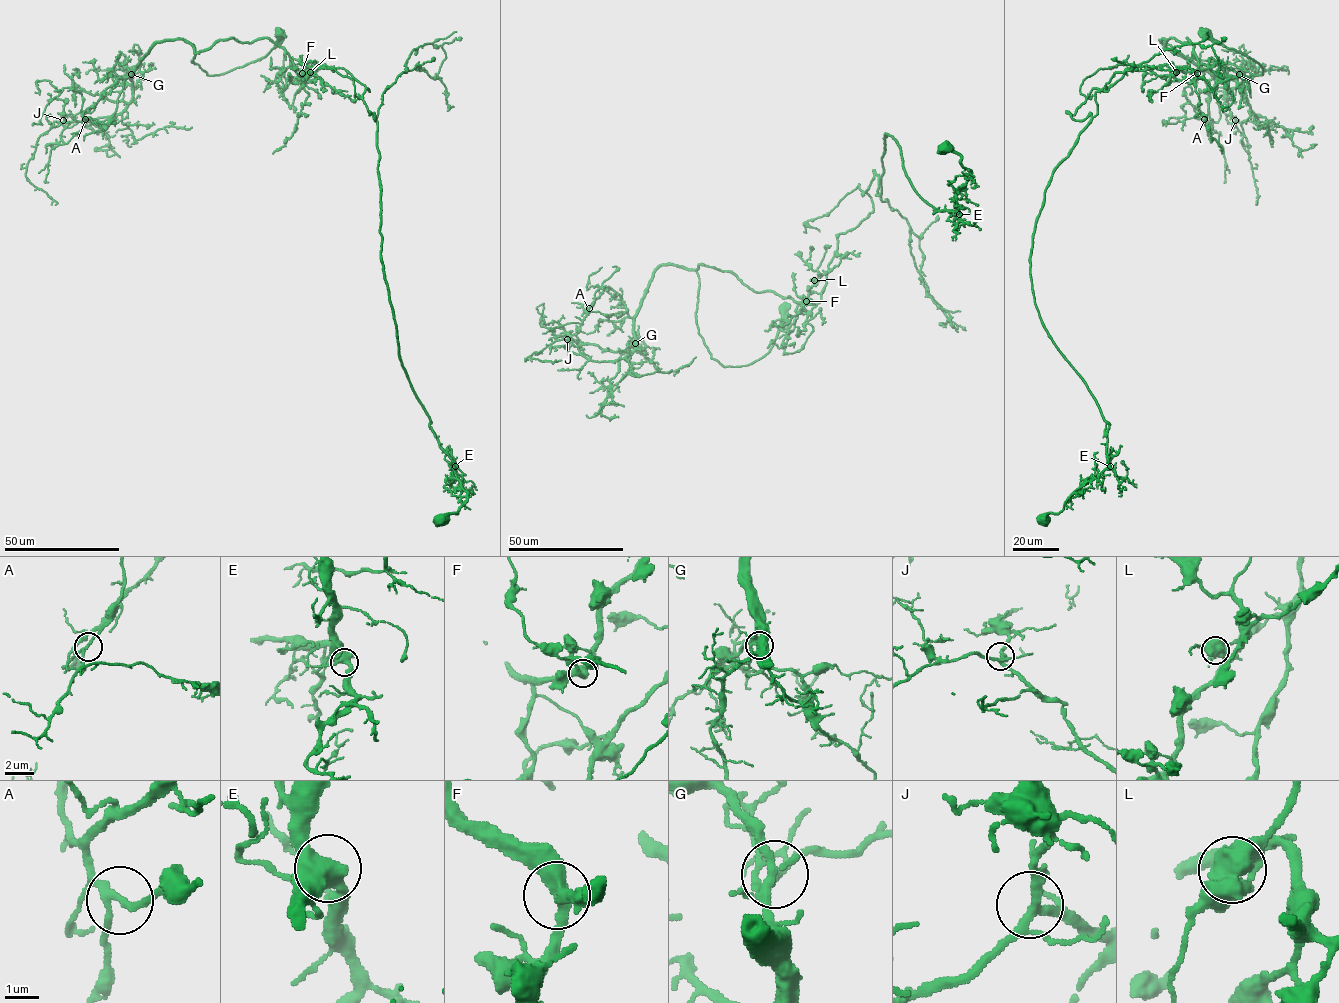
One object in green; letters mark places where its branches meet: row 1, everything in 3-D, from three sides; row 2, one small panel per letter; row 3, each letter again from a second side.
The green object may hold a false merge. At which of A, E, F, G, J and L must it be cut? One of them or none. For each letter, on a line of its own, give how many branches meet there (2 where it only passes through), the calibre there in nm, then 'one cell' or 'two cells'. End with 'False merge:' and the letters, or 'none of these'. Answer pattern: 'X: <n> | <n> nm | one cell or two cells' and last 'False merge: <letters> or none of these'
A: 4 | 190 nm | one cell
E: 5 | 460 nm | one cell
F: 3 | 380 nm | one cell
G: 6 | 240 nm | one cell
J: 4 | 240 nm | one cell
L: 4 | 700 nm | two cells
False merge: L

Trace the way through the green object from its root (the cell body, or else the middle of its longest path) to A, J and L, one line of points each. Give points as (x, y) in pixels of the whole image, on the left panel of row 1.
A: (442, 522), (467, 492), (399, 351), (368, 89), (267, 38), (173, 39), (85, 119)
J: (442, 522), (467, 492), (399, 351), (368, 89), (267, 38), (173, 39), (121, 112), (63, 120)
L: (442, 522), (467, 492), (399, 351), (369, 91), (343, 69), (310, 72)

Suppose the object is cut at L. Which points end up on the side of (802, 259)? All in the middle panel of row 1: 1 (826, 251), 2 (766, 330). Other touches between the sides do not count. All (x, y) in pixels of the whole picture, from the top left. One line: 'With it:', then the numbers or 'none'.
With it: 1, 2

